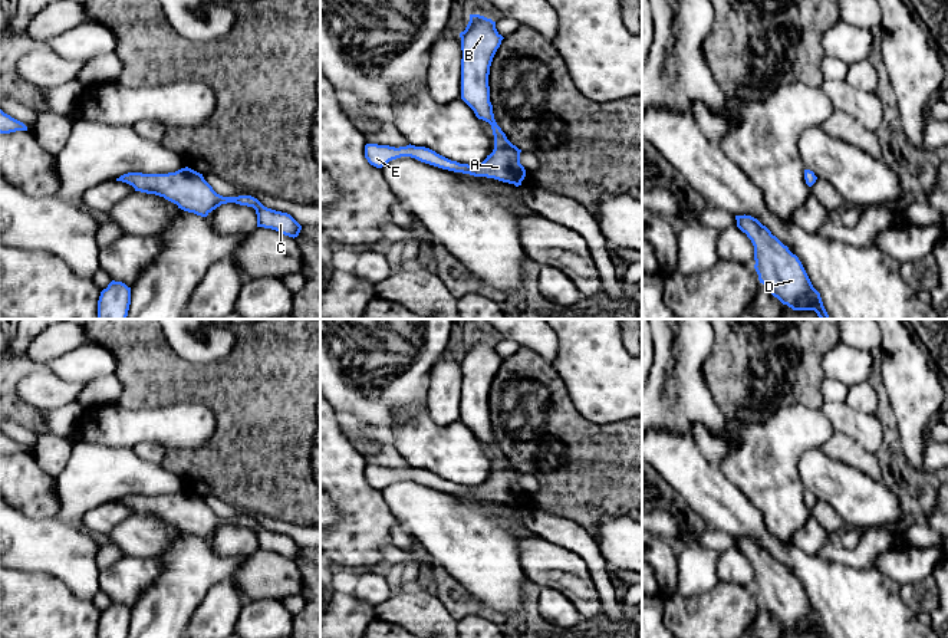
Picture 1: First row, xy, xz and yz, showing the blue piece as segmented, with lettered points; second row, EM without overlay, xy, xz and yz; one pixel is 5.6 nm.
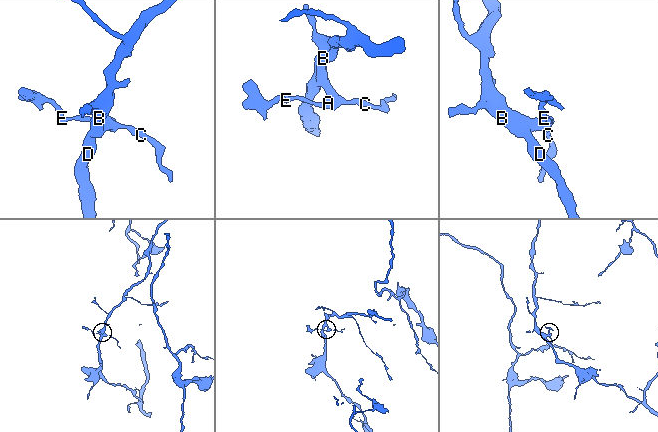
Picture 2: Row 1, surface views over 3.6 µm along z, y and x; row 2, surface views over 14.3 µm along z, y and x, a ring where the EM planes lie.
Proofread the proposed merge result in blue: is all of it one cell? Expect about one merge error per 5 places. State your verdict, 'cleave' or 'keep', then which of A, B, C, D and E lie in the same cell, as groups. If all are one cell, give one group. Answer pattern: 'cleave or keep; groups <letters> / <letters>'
keep; groups A B C D E

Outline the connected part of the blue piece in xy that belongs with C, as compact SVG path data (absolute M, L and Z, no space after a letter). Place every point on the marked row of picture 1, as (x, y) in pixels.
M185 167L168 174L128 172L116 178L135 191L155 194L178 205L178 208L207 217L221 204L236 203L253 207L257 227L271 228L289 237L297 237L302 226L287 213L264 207L251 195L223 197L204 180L203 174Z

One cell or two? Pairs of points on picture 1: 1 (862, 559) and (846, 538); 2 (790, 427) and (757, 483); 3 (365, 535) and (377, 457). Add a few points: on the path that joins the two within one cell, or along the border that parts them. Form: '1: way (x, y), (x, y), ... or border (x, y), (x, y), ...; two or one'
1: border (863, 530), (853, 548), (845, 548), (838, 539); two
2: way (779, 441), (764, 469); one
3: border (346, 437), (366, 464); two

